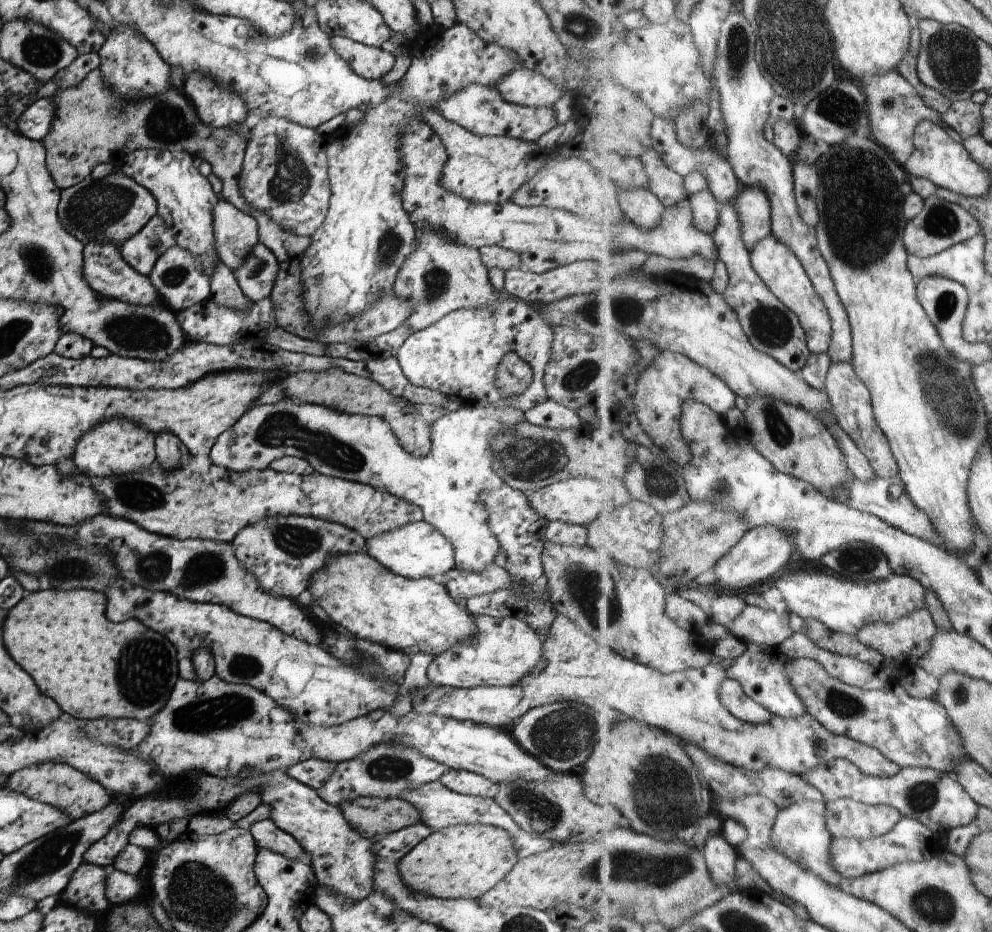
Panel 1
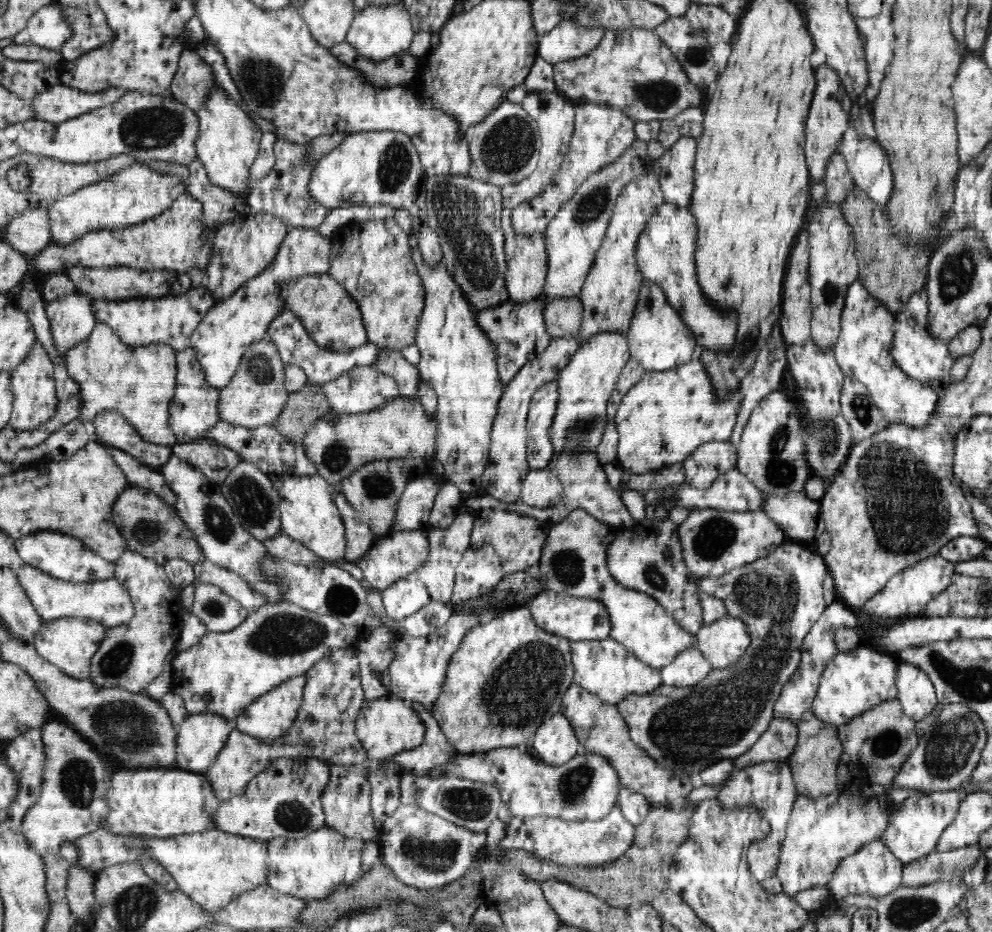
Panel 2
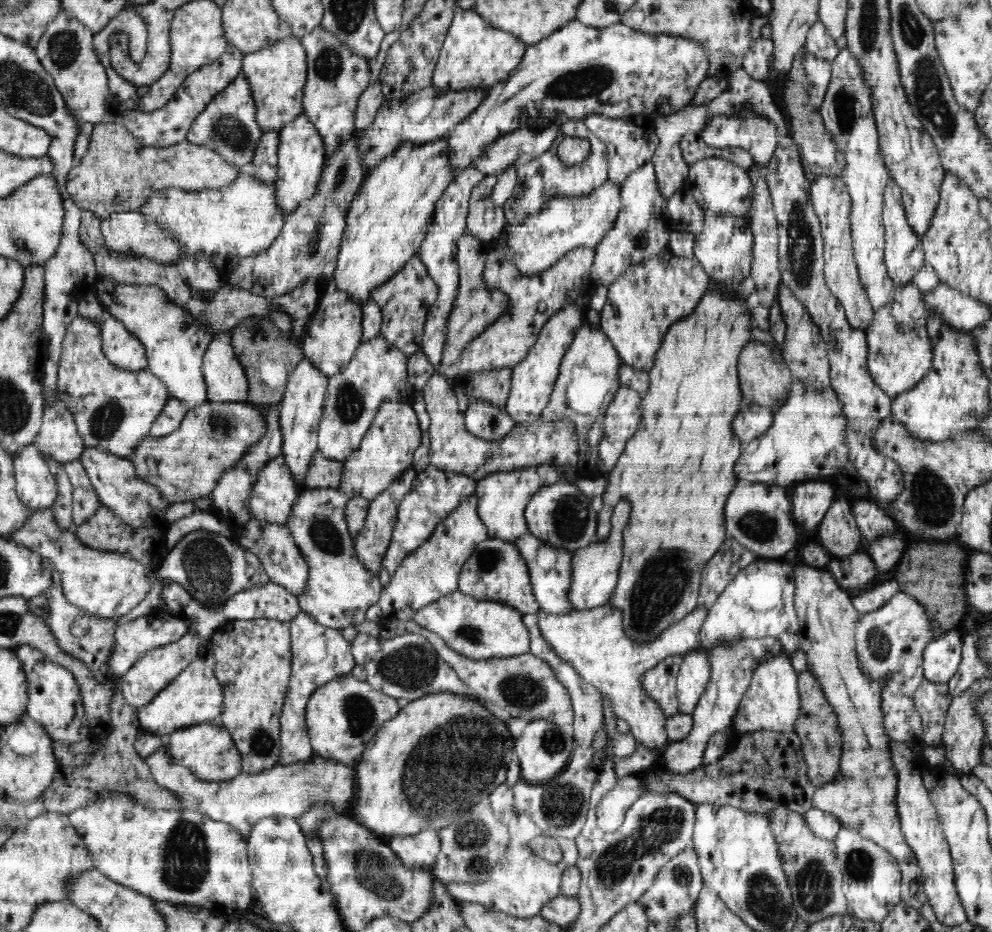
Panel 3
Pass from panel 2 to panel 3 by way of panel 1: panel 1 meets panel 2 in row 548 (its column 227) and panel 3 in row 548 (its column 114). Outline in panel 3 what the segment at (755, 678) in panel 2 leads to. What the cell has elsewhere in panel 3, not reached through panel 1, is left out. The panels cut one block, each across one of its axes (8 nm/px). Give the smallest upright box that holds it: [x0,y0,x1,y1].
[815,496,864,558]

